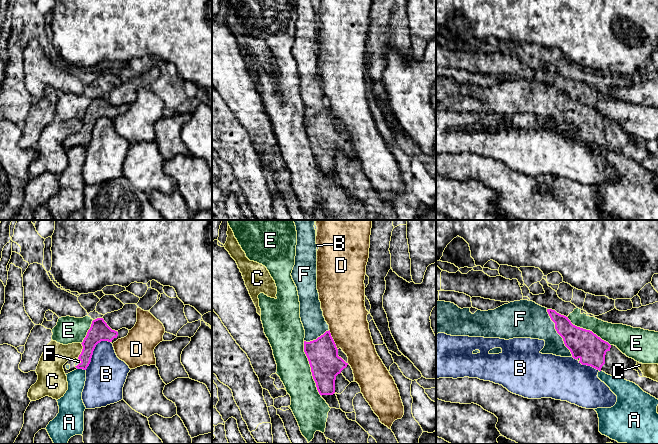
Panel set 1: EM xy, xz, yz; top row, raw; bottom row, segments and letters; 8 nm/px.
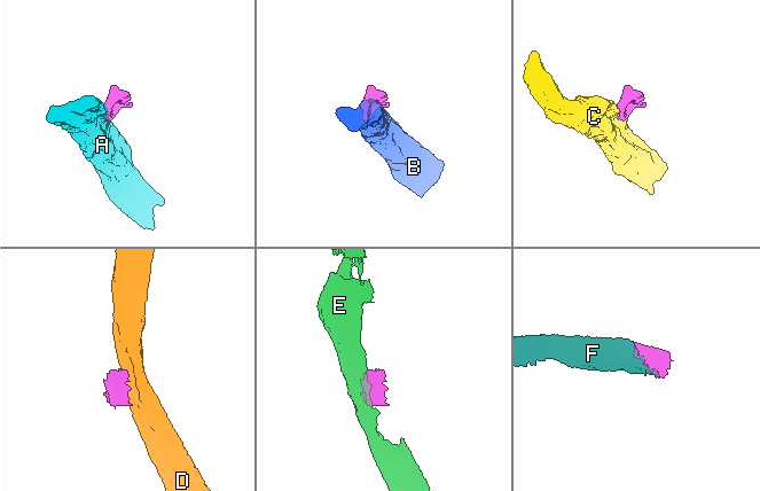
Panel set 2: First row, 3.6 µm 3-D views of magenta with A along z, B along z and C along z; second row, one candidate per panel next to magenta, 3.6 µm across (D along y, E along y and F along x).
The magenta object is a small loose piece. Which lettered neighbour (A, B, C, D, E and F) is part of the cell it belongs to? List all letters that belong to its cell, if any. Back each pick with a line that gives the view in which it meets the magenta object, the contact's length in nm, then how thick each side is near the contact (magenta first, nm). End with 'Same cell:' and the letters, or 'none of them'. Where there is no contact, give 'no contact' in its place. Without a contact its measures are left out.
F: meets magenta in yz; contact 440 nm long; 240 nm thick on the magenta side, 280 nm on the other
Same cell: F

